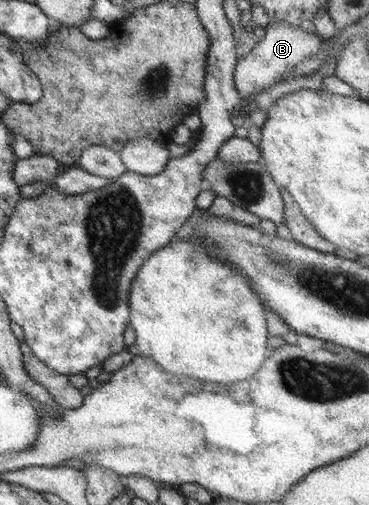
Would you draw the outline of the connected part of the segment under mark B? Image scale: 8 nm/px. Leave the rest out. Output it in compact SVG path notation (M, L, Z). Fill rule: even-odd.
M271 22L262 40L258 40L250 52L238 57L234 71L235 87L248 104L251 98L260 92L269 90L276 82L280 82L285 74L289 74L311 54L316 54L322 37L314 32L306 32L287 22Z

